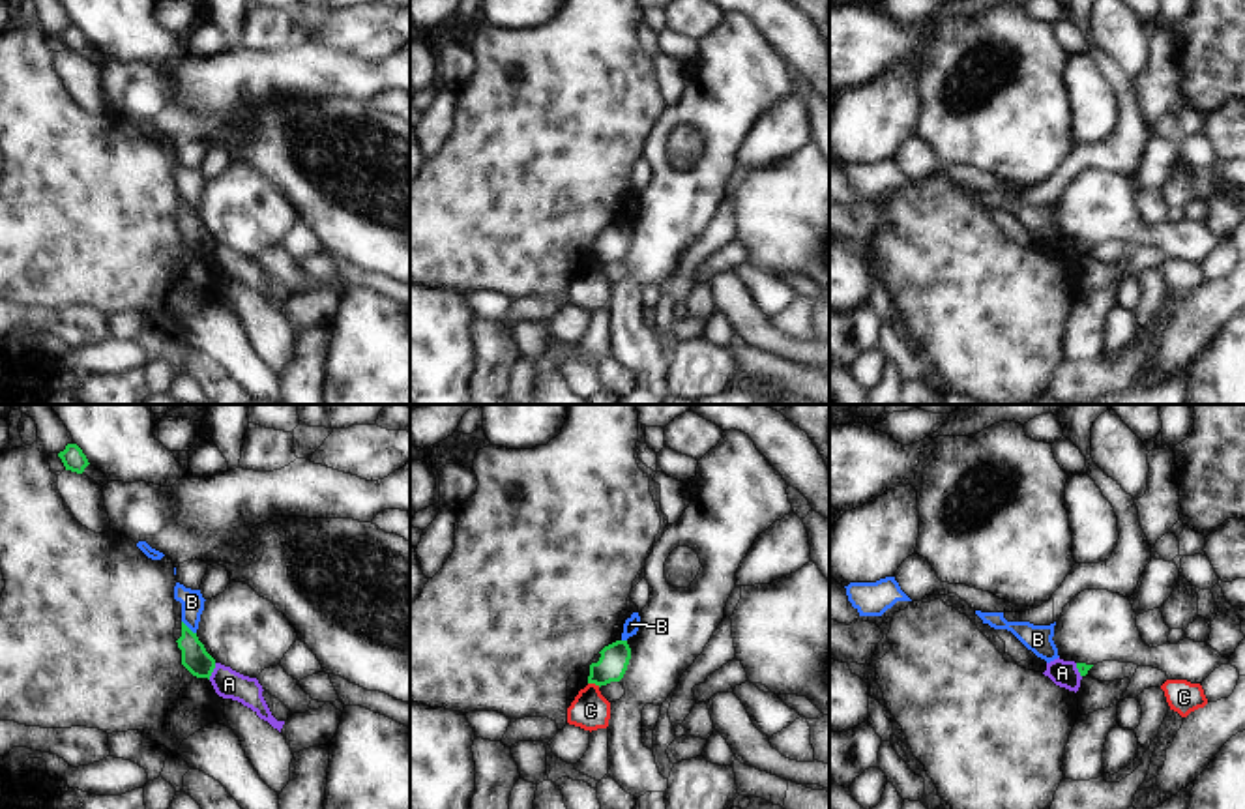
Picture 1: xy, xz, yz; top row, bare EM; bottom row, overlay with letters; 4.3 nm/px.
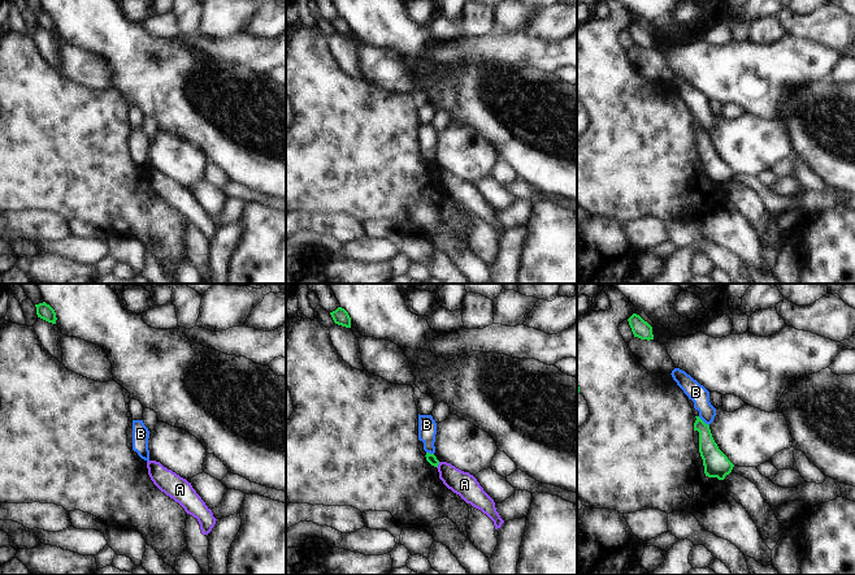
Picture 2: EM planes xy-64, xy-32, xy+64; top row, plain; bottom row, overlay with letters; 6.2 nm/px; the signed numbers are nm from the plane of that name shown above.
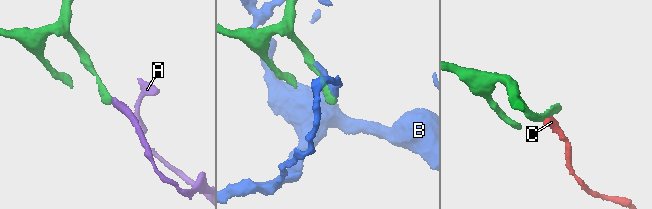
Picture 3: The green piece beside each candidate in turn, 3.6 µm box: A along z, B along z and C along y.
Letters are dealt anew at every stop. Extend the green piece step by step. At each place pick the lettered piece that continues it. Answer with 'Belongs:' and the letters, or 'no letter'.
Belongs: no letter

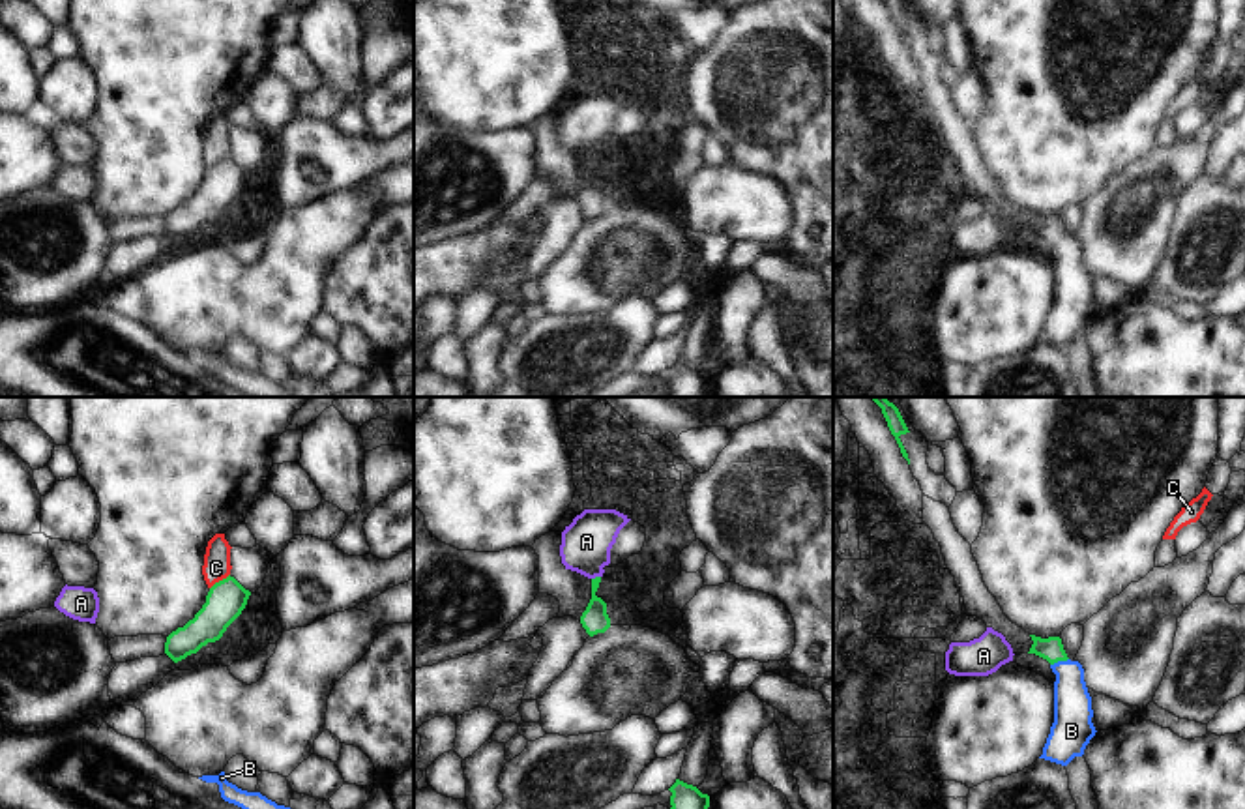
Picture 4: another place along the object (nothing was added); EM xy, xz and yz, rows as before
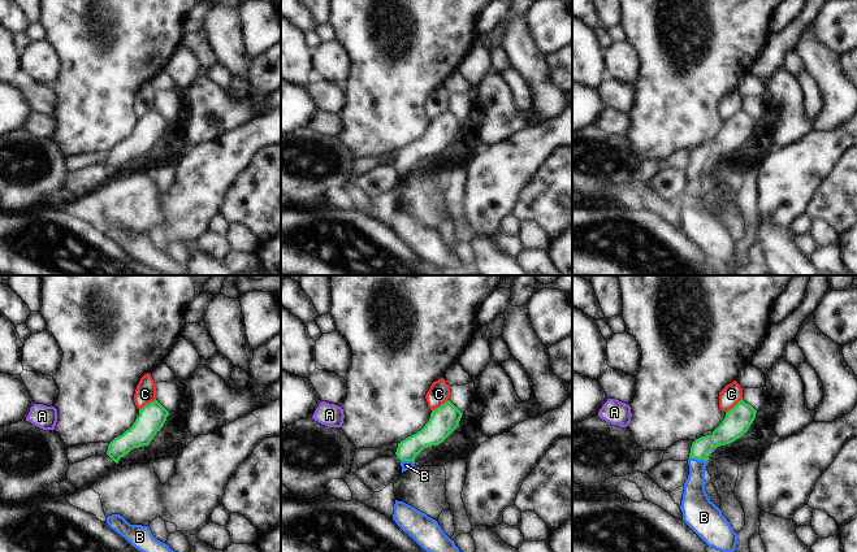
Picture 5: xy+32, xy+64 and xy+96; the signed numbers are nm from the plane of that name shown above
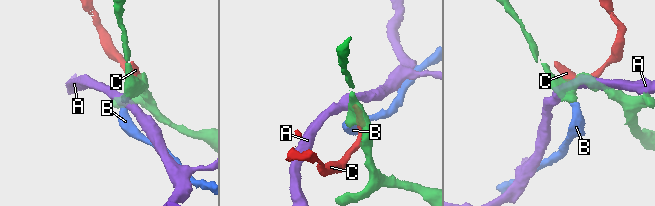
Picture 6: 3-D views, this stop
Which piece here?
Belongs: B

